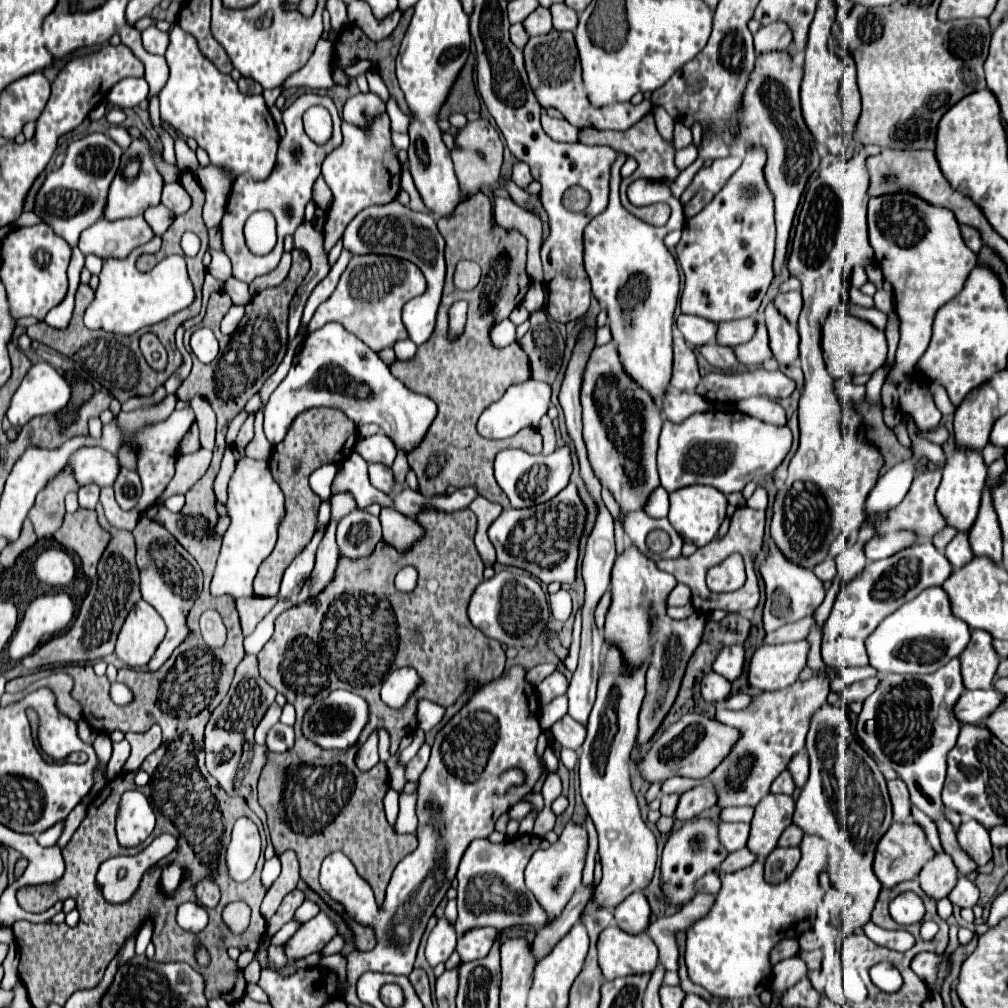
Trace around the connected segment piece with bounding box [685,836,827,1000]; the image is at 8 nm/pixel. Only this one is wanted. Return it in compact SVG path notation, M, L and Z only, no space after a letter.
M805 836L801 842L801 862L795 868L795 872L789 876L789 880L771 886L763 880L763 860L757 864L733 872L733 874L721 874L723 886L717 894L717 900L711 908L711 912L695 922L687 930L687 952L685 952L685 964L687 972L693 984L703 986L713 996L721 1000L733 1000L733 998L749 998L761 994L769 986L771 978L771 950L787 936L793 936L793 932L807 920L813 920L819 904L823 902L825 888L819 884L819 872L827 866L827 842L821 836Z

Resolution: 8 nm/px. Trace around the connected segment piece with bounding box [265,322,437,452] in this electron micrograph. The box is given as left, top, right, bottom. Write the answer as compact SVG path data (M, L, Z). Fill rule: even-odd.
M329 322L317 332L307 334L289 374L269 396L265 408L265 436L269 444L275 446L283 442L293 420L301 412L315 406L337 408L345 412L347 418L355 422L355 426L375 422L395 442L397 448L405 448L407 452L423 440L429 424L437 414L435 402L427 396L409 392L407 388L395 388L395 378L381 378L379 354L337 322ZM363 386L369 388L369 394L359 398Z

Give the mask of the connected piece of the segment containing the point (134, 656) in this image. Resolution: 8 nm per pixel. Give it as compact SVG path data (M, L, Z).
M139 600L119 632L115 654L131 668L145 668L165 634L167 626L157 610L151 604L145 604L145 600Z

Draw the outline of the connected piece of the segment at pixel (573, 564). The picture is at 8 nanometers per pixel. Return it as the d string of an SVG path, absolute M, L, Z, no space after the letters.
M571 482L565 488L565 492L559 492L553 500L545 504L523 510L517 508L503 510L501 516L489 527L488 537L495 546L499 564L527 570L543 584L551 582L573 584L579 560L579 540L581 540L579 530L575 530L575 526L579 522L583 524L585 530L585 518L587 518L587 508L579 496L577 486Z

